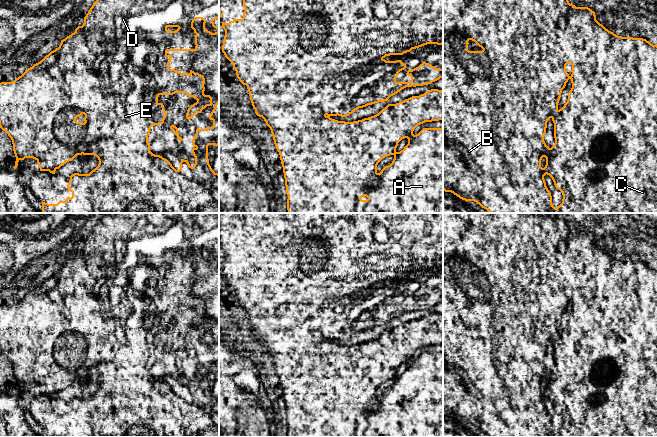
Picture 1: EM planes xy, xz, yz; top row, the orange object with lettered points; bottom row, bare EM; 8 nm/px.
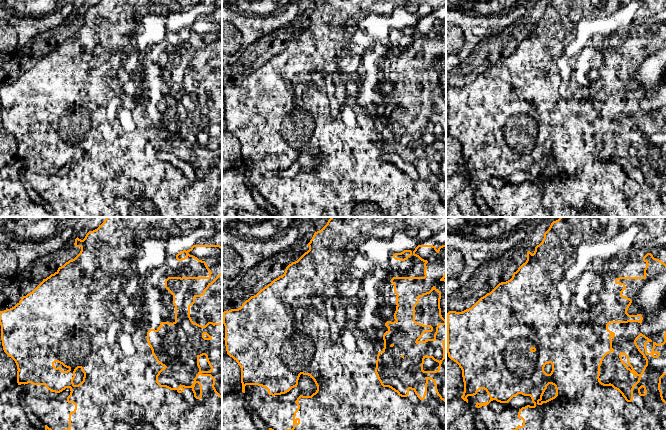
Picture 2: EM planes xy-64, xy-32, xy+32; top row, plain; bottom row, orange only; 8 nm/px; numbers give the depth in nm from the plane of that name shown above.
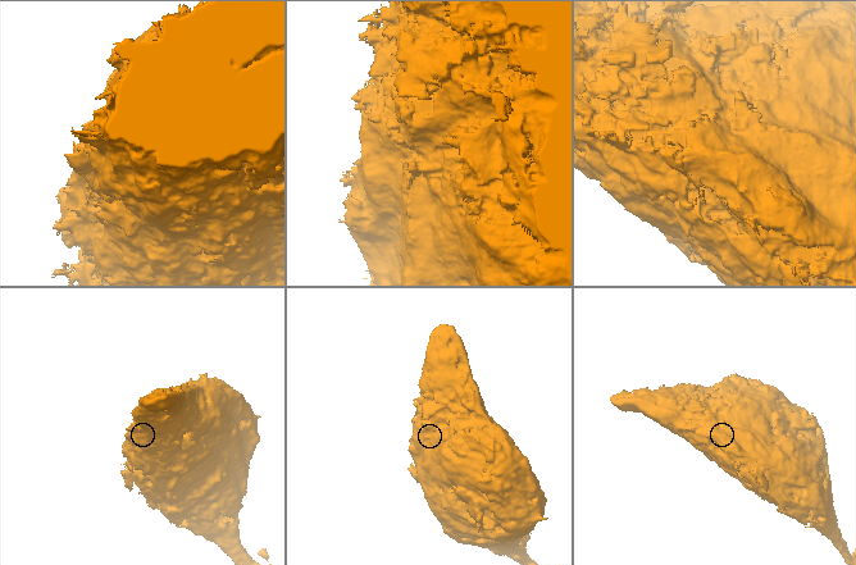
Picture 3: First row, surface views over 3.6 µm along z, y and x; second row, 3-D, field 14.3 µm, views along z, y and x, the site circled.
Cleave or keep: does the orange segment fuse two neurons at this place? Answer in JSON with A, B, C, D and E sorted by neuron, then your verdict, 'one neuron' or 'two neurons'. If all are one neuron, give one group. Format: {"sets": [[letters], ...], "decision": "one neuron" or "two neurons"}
{"sets": [["A", "B", "C", "D", "E"]], "decision": "one neuron"}

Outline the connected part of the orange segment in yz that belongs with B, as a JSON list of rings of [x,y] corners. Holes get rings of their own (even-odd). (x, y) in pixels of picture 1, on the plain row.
[[[443,213],[443,415],[445,415],[445,416],[451,416],[451,417],[453,417],[453,418],[454,418],[454,419],[456,419],[456,420],[457,420],[457,421],[459,421],[459,422],[460,422],[460,423],[462,423],[462,424],[465,424],[465,425],[466,425],[466,426],[467,426],[467,425],[474,425],[474,426],[476,426],[476,427],[477,427],[477,428],[479,428],[479,429],[480,429],[480,430],[481,430],[481,431],[482,431],[482,432],[484,432],[484,433],[486,433],[486,434],[487,434],[487,435],[488,435],[488,436],[489,436],[489,437],[657,437],[657,269],[653,269],[653,268],[651,268],[651,267],[650,267],[650,266],[649,266],[649,265],[647,265],[647,264],[646,264],[646,263],[643,263],[643,262],[633,262],[633,261],[622,261],[622,260],[618,260],[618,259],[616,259],[616,258],[614,258],[614,257],[613,257],[613,256],[611,256],[611,255],[609,255],[609,254],[608,254],[608,253],[606,253],[606,252],[605,252],[605,251],[604,251],[604,250],[603,250],[603,249],[602,249],[602,248],[600,248],[600,247],[599,247],[599,246],[598,246],[598,245],[597,245],[597,244],[596,244],[596,239],[595,239],[595,236],[594,236],[594,235],[592,235],[592,234],[591,234],[591,233],[590,233],[590,232],[588,232],[588,231],[576,231],[576,230],[575,230],[575,229],[573,229],[573,228],[570,228],[570,227],[569,227],[569,225],[568,225],[568,223],[567,223],[567,222],[566,222],[566,221],[565,221],[565,220],[564,220],[564,219],[563,219],[563,218],[560,218],[560,219],[557,219],[557,220],[553,220],[553,219],[552,219],[552,218],[551,218],[551,217],[550,217],[550,216],[548,216],[548,217],[538,217],[538,216],[536,216],[536,215],[535,215],[535,214],[529,214],[529,213]],[[469,264],[472,264],[472,265],[474,265],[474,266],[475,266],[475,267],[476,267],[476,268],[477,268],[477,269],[478,269],[478,270],[479,270],[479,271],[481,271],[481,272],[482,272],[482,273],[483,273],[483,274],[482,274],[482,275],[469,275],[469,274],[468,274],[468,265],[469,265]],[[569,303],[570,303],[570,304],[571,304],[571,307],[572,307],[572,312],[571,312],[571,314],[570,314],[570,315],[569,315],[569,318],[568,318],[568,324],[567,324],[567,326],[566,326],[566,327],[565,327],[565,328],[564,328],[564,330],[563,330],[563,331],[562,331],[562,332],[561,332],[561,333],[559,333],[559,332],[558,332],[558,327],[559,327],[559,324],[560,324],[560,321],[561,321],[561,317],[562,317],[562,314],[563,314],[563,313],[564,313],[564,312],[565,312],[565,310],[566,310],[566,307],[567,307],[567,306],[568,306],[568,304],[569,304]],[[550,342],[551,342],[551,343],[552,343],[552,345],[553,345],[553,347],[554,347],[554,362],[555,362],[555,367],[554,367],[554,369],[553,369],[553,370],[552,370],[552,371],[551,371],[551,372],[549,372],[549,371],[548,371],[548,370],[547,370],[547,369],[546,369],[546,367],[545,367],[545,365],[544,365],[544,360],[545,360],[545,357],[546,357],[546,352],[547,352],[547,346],[548,346],[548,344],[549,344],[549,343],[550,343]],[[546,398],[547,398],[547,399],[549,399],[549,400],[550,400],[550,401],[551,401],[551,402],[552,402],[552,404],[553,404],[553,406],[554,406],[554,409],[555,409],[555,411],[556,411],[556,412],[557,412],[557,413],[559,413],[559,414],[560,414],[560,415],[561,415],[561,416],[562,416],[562,419],[563,419],[563,423],[562,423],[562,427],[561,427],[561,428],[560,428],[560,429],[559,429],[559,430],[558,430],[558,431],[557,431],[557,432],[555,432],[555,431],[554,431],[554,430],[553,430],[553,428],[552,428],[552,420],[551,420],[551,417],[550,417],[550,415],[549,415],[549,414],[548,414],[548,412],[547,412],[547,410],[546,410],[546,406],[545,406],[545,403],[544,403],[544,400],[545,400],[545,399],[546,399]]]

